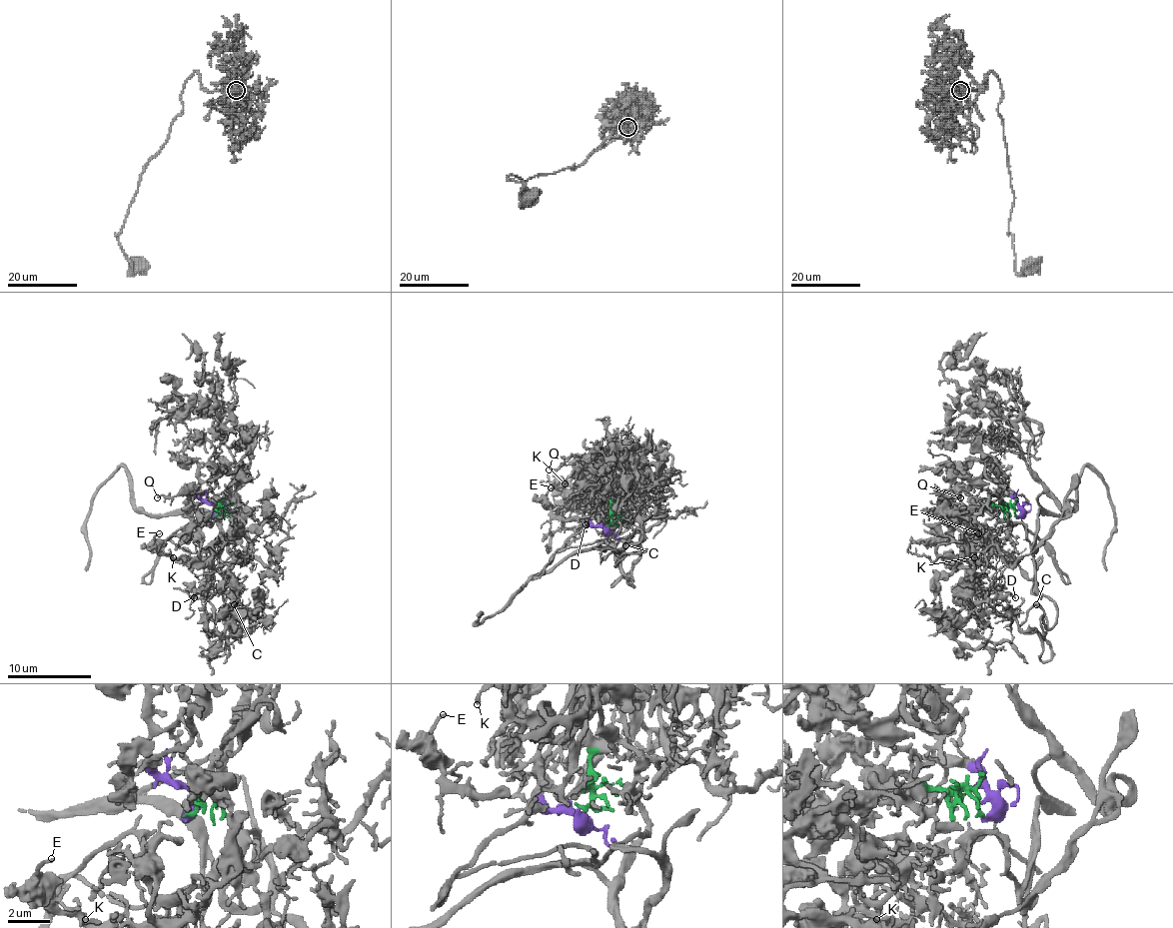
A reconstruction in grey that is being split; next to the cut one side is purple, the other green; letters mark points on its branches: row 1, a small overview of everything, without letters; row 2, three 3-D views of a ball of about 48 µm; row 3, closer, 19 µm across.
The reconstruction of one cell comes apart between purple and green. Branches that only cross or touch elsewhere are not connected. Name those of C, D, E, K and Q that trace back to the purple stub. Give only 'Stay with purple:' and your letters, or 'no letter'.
Stay with purple: Q

